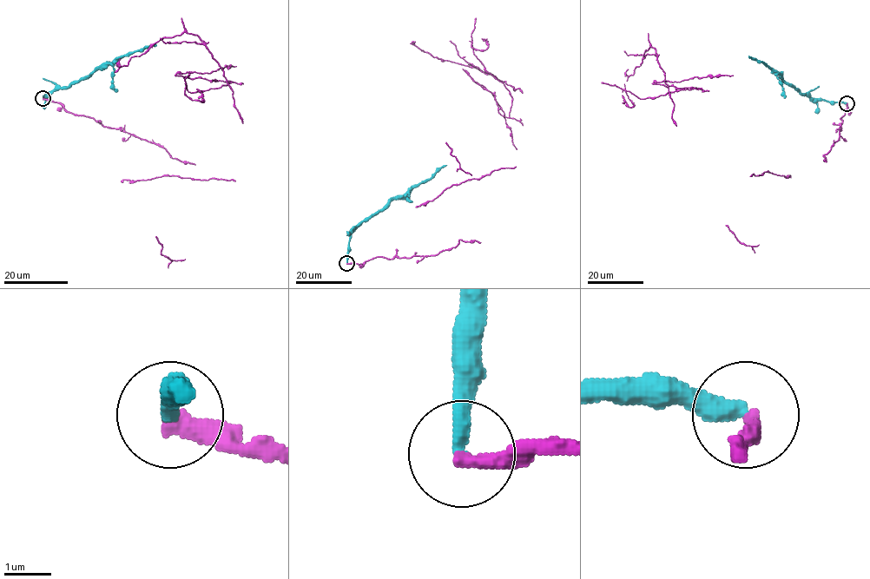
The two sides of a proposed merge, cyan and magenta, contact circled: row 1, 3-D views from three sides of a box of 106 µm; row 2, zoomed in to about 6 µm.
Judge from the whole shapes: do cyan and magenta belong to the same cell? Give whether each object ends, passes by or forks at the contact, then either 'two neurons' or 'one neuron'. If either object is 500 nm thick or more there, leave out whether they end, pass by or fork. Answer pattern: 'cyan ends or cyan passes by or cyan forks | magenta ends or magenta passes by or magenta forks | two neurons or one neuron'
cyan ends | magenta ends | two neurons

